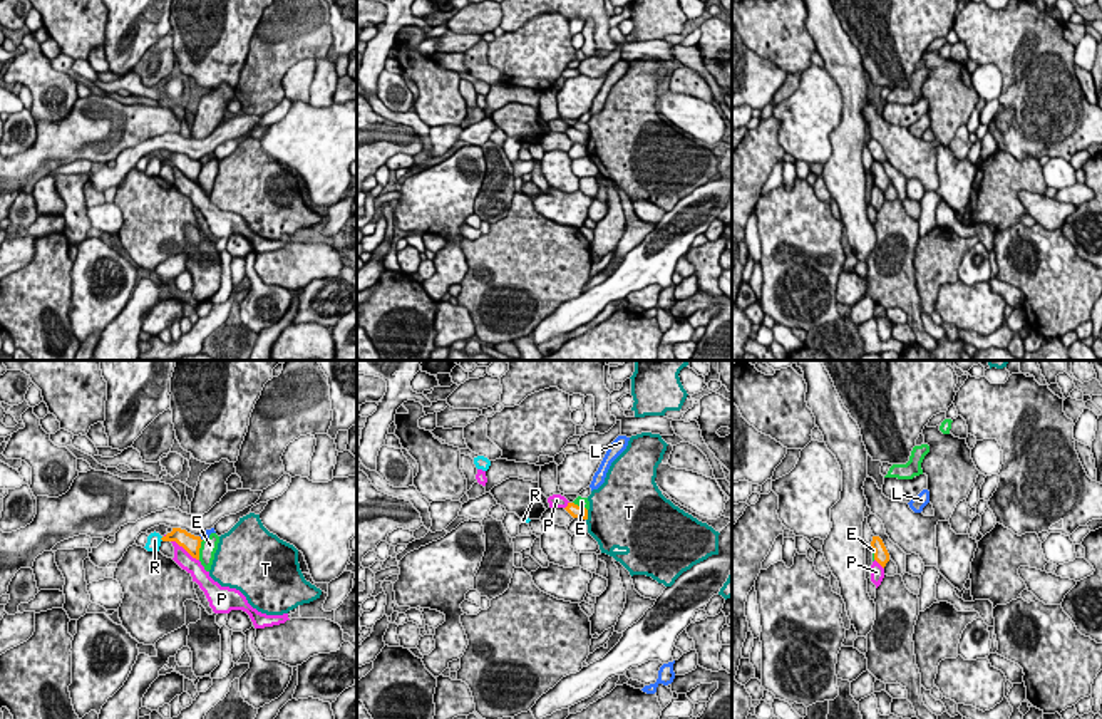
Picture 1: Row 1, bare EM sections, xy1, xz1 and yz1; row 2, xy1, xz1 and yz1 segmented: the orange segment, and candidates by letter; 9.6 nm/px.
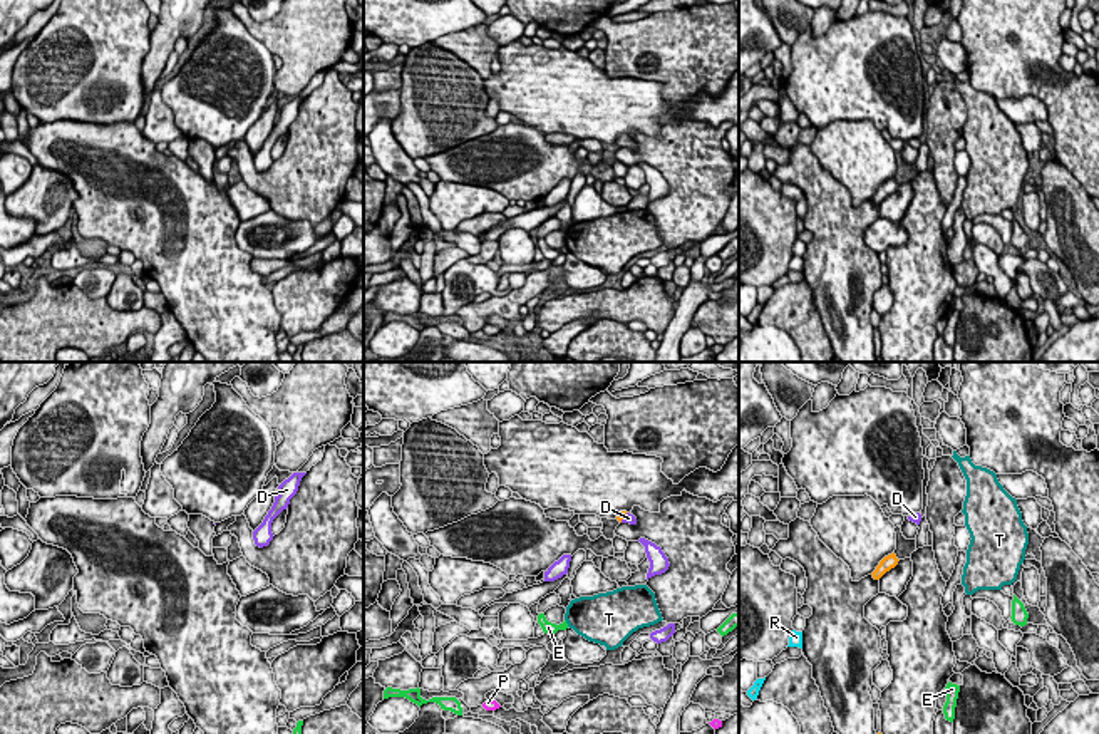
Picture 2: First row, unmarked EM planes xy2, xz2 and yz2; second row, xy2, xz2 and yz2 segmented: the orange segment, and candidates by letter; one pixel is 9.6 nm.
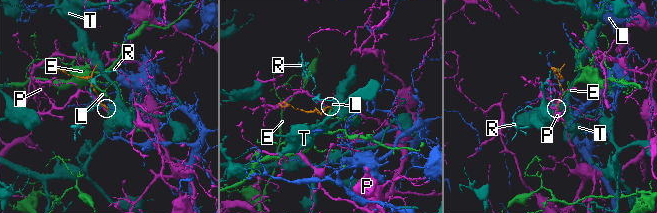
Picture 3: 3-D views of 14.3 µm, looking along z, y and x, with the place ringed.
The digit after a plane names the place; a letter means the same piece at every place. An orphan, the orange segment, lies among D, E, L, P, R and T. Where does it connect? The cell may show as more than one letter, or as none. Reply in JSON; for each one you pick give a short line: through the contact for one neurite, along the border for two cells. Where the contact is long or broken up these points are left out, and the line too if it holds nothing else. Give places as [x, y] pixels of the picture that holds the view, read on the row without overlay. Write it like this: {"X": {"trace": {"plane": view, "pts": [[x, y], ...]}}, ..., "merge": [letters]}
{"D": {"trace": {"plane": "xz2", "pts": [[620, 139], [624, 141], [629, 143]]}}, "merge": ["D"]}

